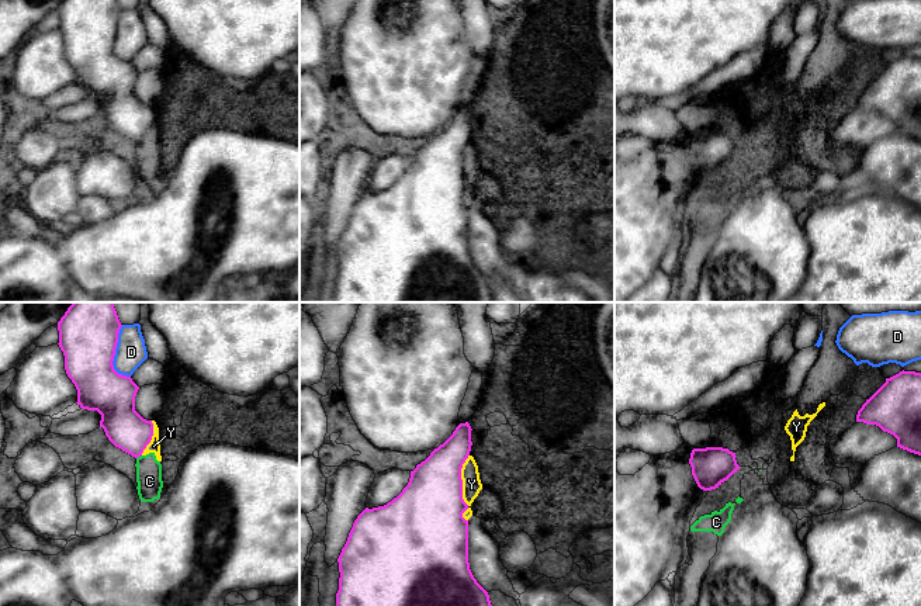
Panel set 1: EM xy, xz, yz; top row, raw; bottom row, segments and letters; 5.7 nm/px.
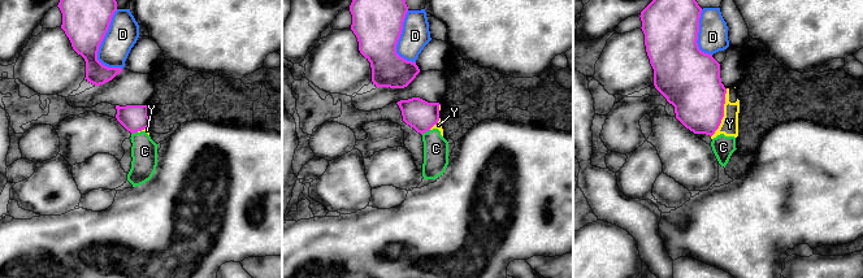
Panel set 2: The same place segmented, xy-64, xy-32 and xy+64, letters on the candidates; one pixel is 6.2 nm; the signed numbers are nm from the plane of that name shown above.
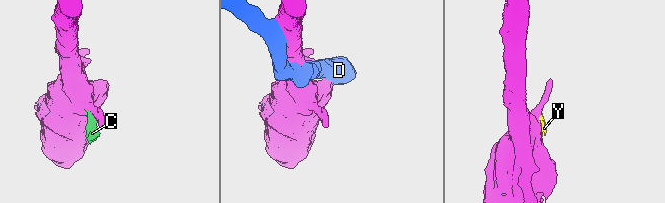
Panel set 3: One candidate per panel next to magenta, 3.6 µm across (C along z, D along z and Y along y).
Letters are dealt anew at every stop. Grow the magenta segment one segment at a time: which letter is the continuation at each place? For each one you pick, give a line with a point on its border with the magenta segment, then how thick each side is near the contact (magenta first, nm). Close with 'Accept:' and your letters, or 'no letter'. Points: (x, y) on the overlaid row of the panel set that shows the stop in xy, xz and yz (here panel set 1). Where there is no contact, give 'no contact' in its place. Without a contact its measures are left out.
Accept: no letter

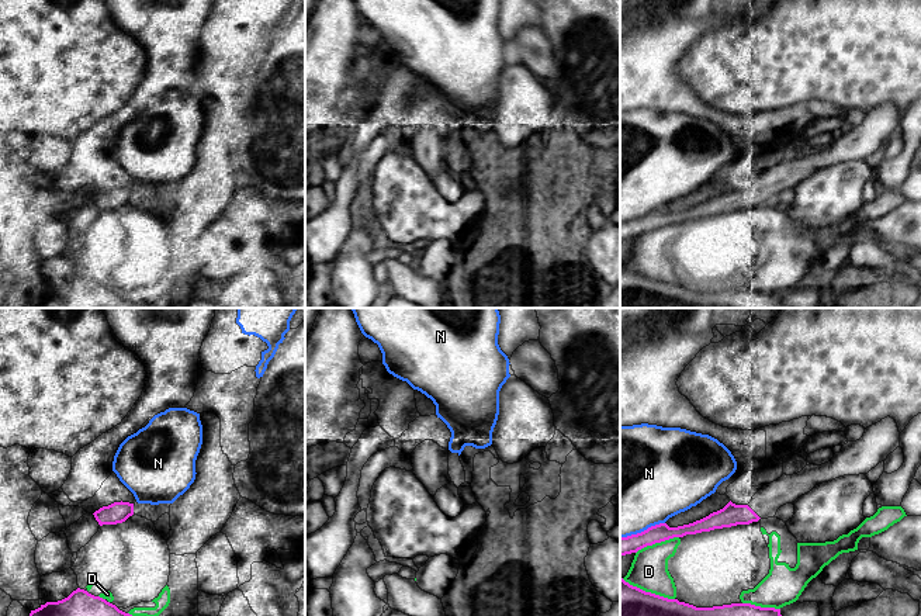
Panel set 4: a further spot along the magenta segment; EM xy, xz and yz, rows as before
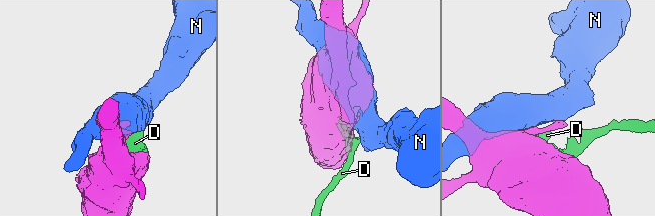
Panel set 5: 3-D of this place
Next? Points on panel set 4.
Accept: no letter

